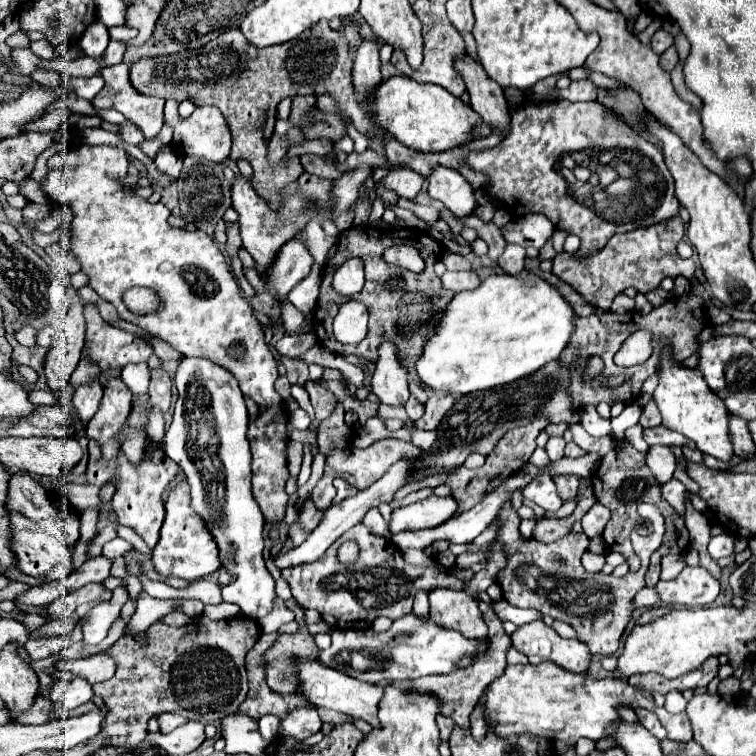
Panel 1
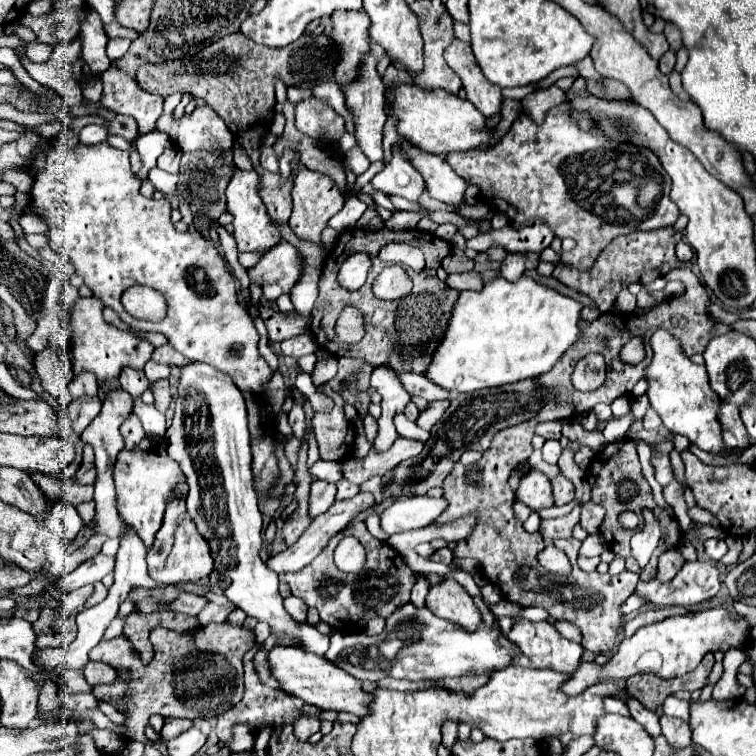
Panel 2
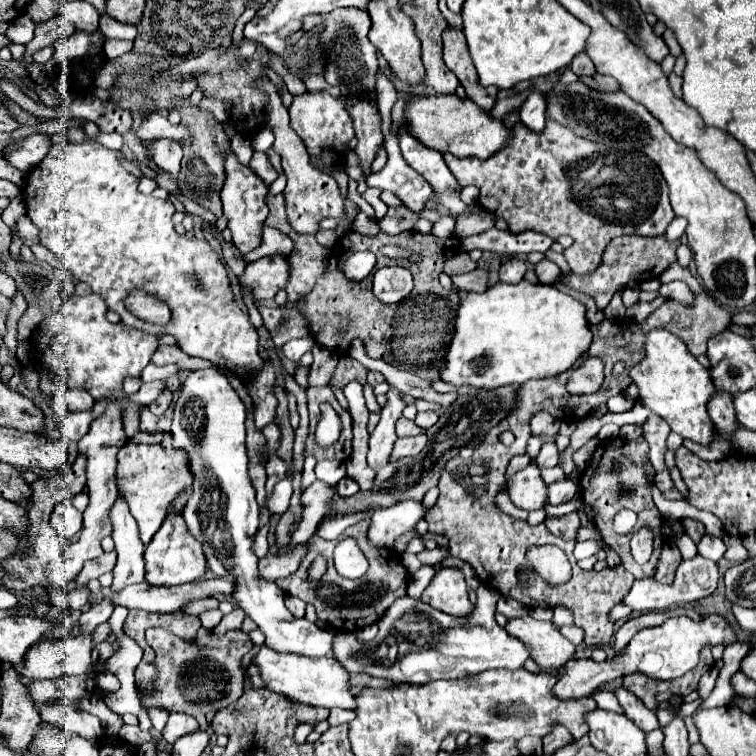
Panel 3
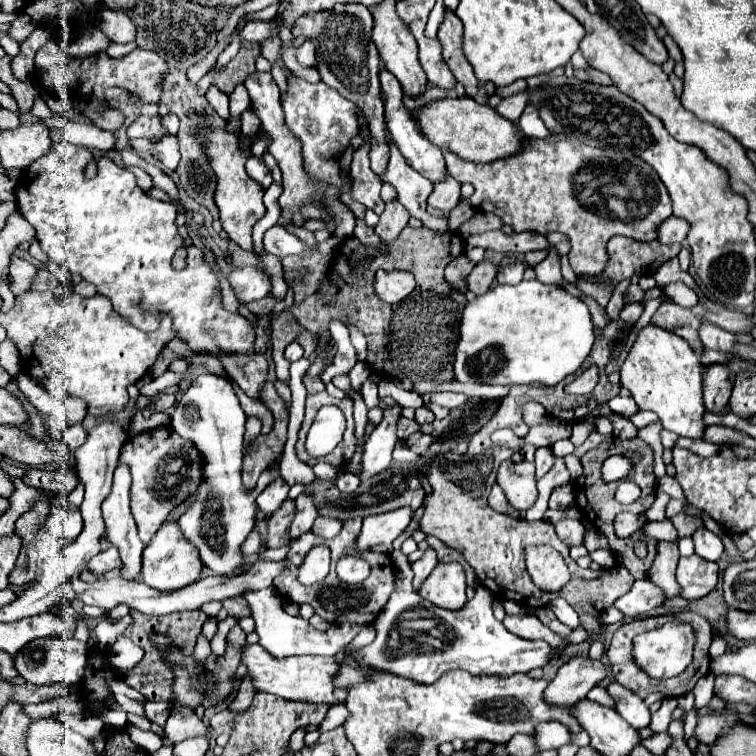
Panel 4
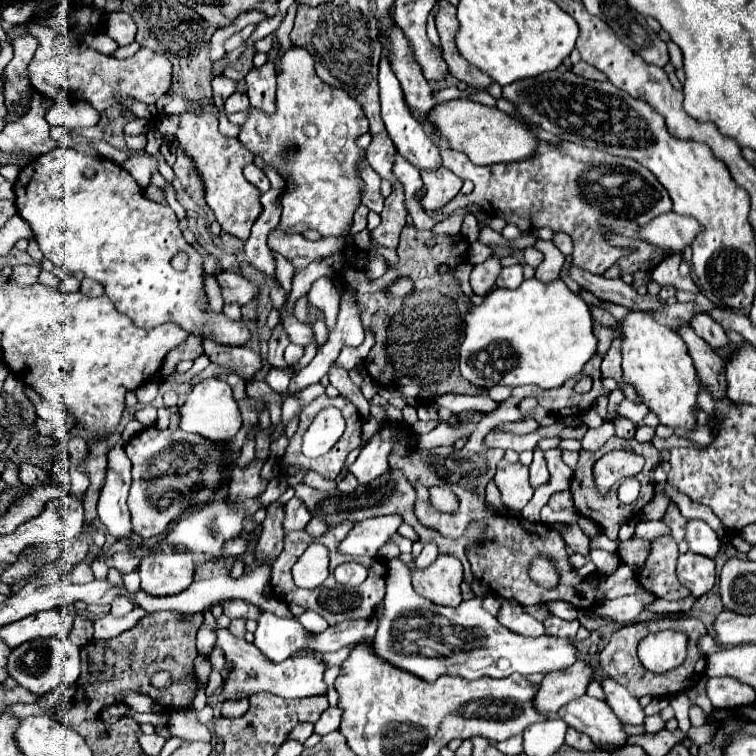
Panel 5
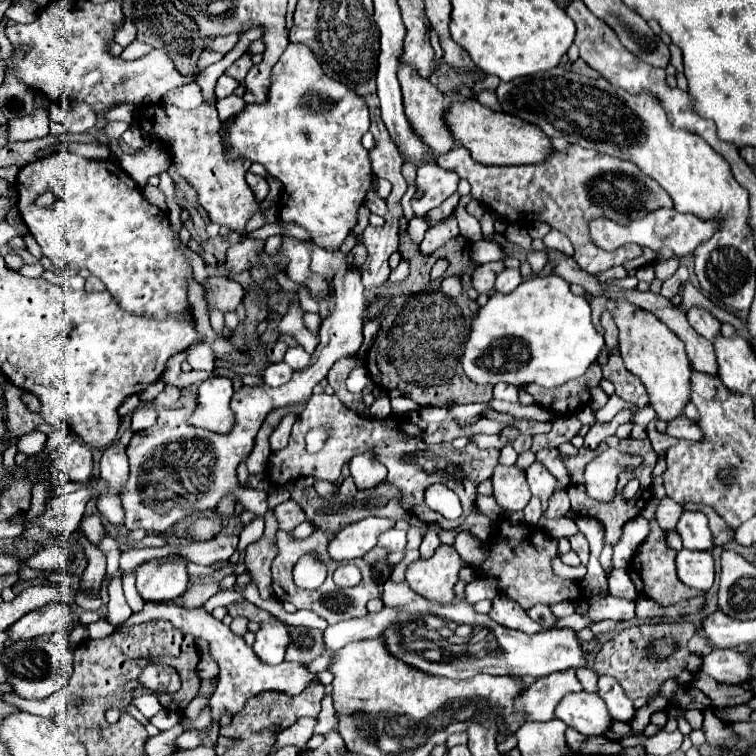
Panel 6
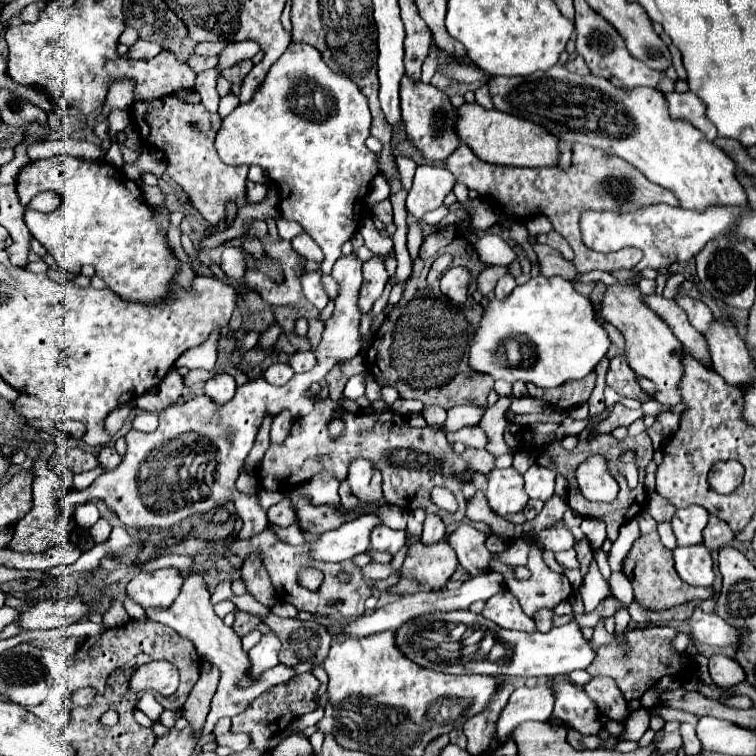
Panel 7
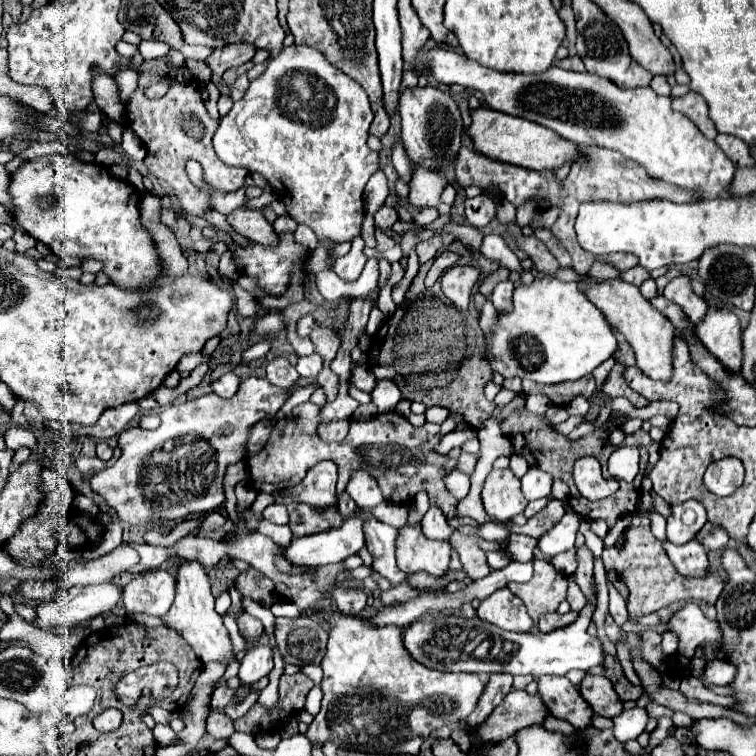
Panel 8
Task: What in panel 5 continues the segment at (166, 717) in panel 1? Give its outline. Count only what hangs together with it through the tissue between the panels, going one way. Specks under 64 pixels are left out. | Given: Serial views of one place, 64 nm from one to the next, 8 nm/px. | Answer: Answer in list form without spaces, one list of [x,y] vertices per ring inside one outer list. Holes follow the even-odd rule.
[[[186,706],[184,710],[172,710],[170,712],[168,732],[170,732],[170,736],[182,738],[182,740],[210,742],[210,730],[198,722],[196,710],[192,706]]]

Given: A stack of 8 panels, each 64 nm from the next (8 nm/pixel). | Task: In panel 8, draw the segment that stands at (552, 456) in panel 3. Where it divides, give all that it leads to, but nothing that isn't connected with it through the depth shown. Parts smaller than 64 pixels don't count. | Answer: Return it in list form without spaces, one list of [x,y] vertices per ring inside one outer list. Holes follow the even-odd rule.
[[[530,468],[522,478],[522,492],[528,500],[550,498],[552,490],[552,476],[540,468]]]

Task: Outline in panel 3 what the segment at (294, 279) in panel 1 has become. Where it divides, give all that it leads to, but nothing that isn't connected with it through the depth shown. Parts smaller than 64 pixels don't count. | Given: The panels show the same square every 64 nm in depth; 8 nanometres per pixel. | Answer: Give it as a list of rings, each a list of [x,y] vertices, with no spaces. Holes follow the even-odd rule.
[[[278,252],[248,264],[238,282],[244,284],[254,294],[254,300],[268,300],[274,298],[278,290],[286,288],[288,278],[290,278],[288,256]]]

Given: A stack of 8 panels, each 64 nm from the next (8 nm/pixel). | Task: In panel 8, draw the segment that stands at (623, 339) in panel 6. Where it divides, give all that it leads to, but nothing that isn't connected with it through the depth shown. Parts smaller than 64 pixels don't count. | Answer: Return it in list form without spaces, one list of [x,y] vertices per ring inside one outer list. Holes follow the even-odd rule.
[[[590,276],[580,284],[580,290],[596,304],[610,326],[618,328],[636,354],[636,368],[642,370],[652,380],[668,380],[672,376],[672,348],[674,348],[674,326],[668,318],[660,316],[656,308],[640,294],[638,286],[628,284],[620,278],[612,278],[600,284],[592,284]]]

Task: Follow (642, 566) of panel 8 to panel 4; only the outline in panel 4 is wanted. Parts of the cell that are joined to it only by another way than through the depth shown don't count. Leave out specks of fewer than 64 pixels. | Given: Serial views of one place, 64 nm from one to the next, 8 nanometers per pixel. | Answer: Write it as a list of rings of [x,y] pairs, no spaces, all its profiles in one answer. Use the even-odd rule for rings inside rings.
[[[658,542],[658,556],[656,556],[652,568],[648,570],[648,578],[656,586],[660,586],[668,596],[680,594],[680,586],[674,578],[678,558],[680,558],[680,554],[678,554],[676,542]]]

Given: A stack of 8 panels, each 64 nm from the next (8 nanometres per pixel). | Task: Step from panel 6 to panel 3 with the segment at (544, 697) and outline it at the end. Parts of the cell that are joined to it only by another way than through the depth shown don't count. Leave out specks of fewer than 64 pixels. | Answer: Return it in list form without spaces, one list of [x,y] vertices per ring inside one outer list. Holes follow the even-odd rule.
[[[704,614],[700,620],[692,620],[688,616],[674,616],[674,618],[668,618],[660,626],[644,628],[638,634],[634,634],[628,646],[620,650],[620,654],[616,654],[612,660],[606,660],[602,664],[594,660],[568,662],[564,672],[560,674],[560,680],[554,686],[554,694],[564,700],[582,698],[582,696],[592,694],[602,684],[622,678],[624,674],[634,674],[634,672],[642,672],[658,680],[674,680],[674,678],[684,676],[688,670],[692,670],[698,664],[700,650],[704,646],[718,646],[718,644],[728,646],[734,642],[736,642],[736,632],[720,614]]]

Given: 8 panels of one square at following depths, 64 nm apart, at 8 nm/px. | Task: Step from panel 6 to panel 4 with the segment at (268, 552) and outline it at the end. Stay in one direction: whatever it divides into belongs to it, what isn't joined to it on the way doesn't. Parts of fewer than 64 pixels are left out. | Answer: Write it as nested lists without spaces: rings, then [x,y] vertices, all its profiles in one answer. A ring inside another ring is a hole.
[[[286,500],[278,512],[268,518],[268,534],[266,534],[266,548],[280,548],[288,542],[288,526],[292,522],[294,500]]]

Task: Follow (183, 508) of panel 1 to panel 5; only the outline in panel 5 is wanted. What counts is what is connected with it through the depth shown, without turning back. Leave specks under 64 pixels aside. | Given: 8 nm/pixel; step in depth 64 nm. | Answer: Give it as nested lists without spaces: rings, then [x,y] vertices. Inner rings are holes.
[[[156,544],[138,566],[142,590],[154,596],[172,596],[192,584],[196,562],[190,552],[180,552],[174,544]]]

